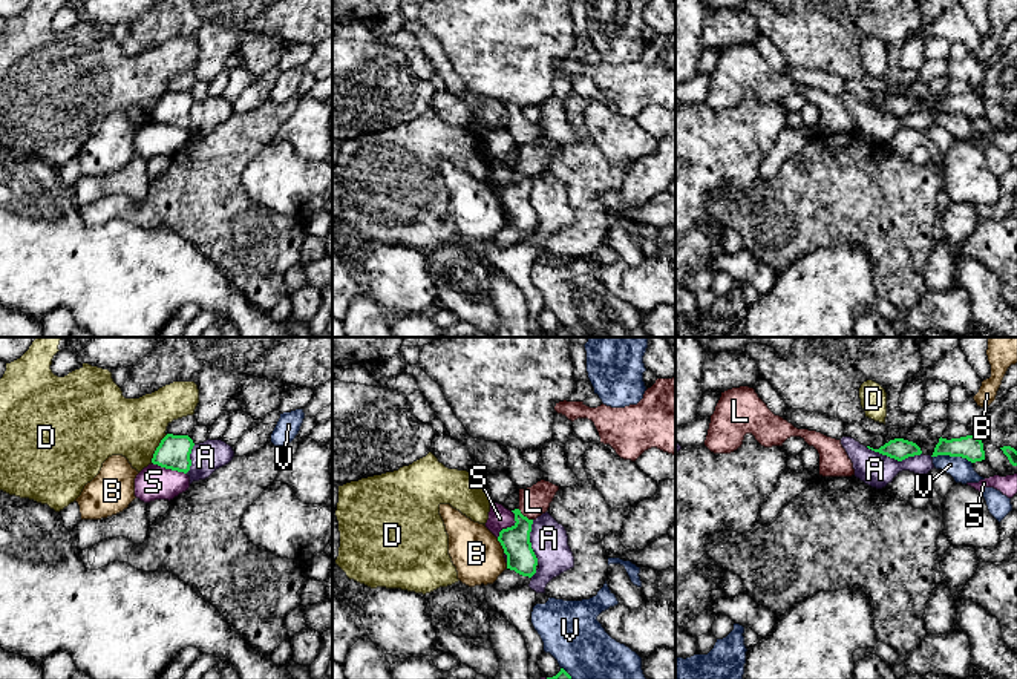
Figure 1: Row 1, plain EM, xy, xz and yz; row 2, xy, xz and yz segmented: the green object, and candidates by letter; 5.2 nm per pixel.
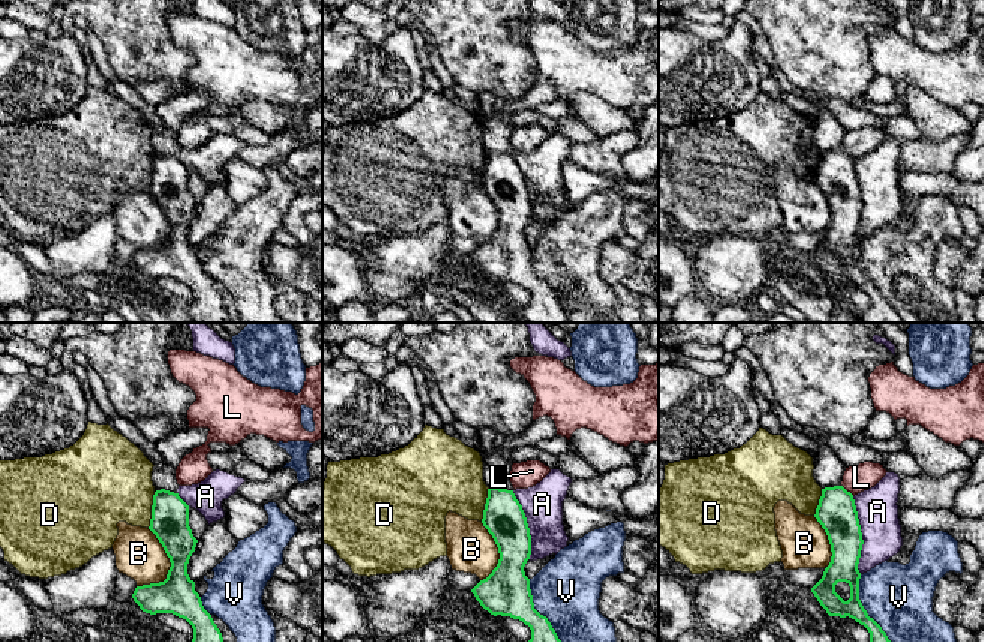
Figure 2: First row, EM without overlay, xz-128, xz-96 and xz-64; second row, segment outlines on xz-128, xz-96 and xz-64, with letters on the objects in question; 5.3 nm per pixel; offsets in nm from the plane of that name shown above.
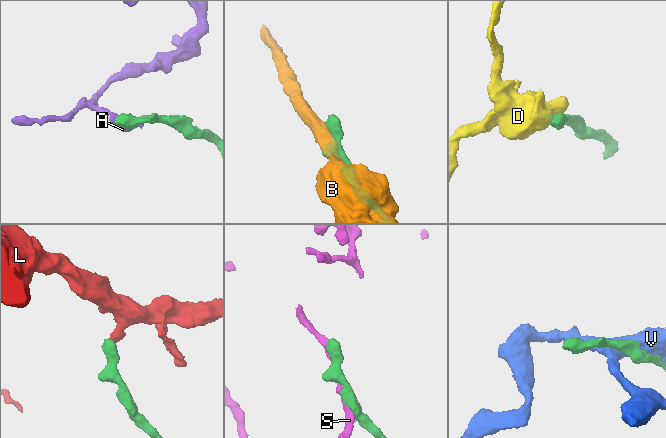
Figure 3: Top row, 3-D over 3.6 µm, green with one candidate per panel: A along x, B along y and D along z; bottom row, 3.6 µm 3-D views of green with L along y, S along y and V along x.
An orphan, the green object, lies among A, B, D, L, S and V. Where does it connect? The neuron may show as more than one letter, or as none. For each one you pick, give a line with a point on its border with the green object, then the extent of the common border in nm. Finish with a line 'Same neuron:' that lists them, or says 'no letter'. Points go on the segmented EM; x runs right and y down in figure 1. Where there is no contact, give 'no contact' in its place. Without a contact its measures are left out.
L: meets green in xz at (523, 515); contact 100 nm long
Same neuron: L

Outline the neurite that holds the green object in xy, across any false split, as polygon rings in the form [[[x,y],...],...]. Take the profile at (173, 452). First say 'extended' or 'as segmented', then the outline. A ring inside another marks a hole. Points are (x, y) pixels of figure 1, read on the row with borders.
as segmented | [[[167,434],[156,448],[152,463],[187,474],[191,466],[190,454],[193,446],[195,443],[188,435]]]

